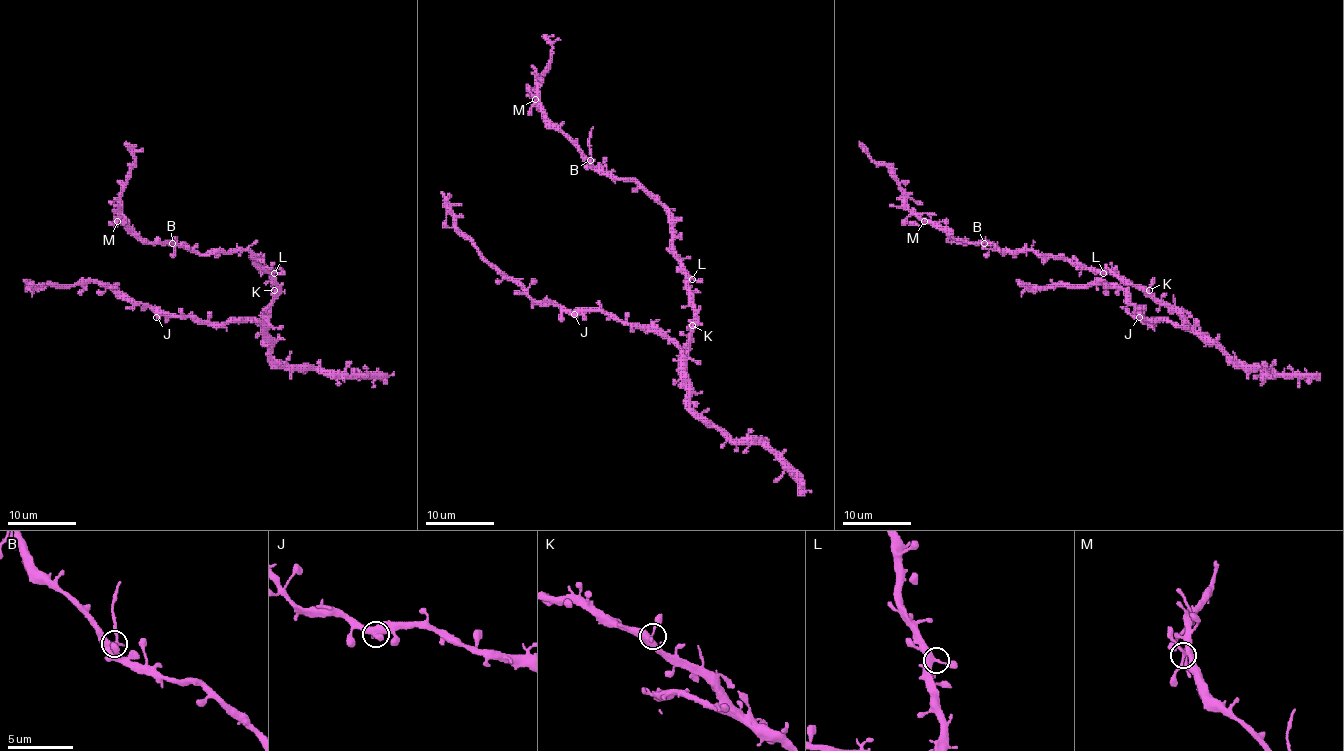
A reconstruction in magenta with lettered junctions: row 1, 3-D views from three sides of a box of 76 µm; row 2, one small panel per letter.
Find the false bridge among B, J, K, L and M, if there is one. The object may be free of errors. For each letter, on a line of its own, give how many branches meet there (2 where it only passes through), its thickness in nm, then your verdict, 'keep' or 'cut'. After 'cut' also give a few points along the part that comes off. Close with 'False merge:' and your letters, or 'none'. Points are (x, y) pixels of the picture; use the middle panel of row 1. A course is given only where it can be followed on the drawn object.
B: 3 | 360 nm | cut | (589, 159), (593, 127)
J: 3 | 300 nm | keep
K: 4 | 400 nm | keep
L: 3 | 380 nm | keep
M: 4 | 340 nm | keep
False merge: B

